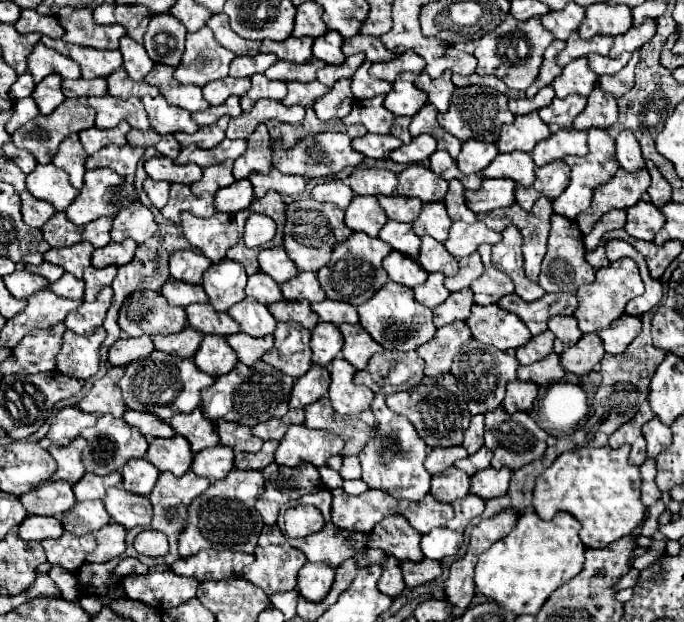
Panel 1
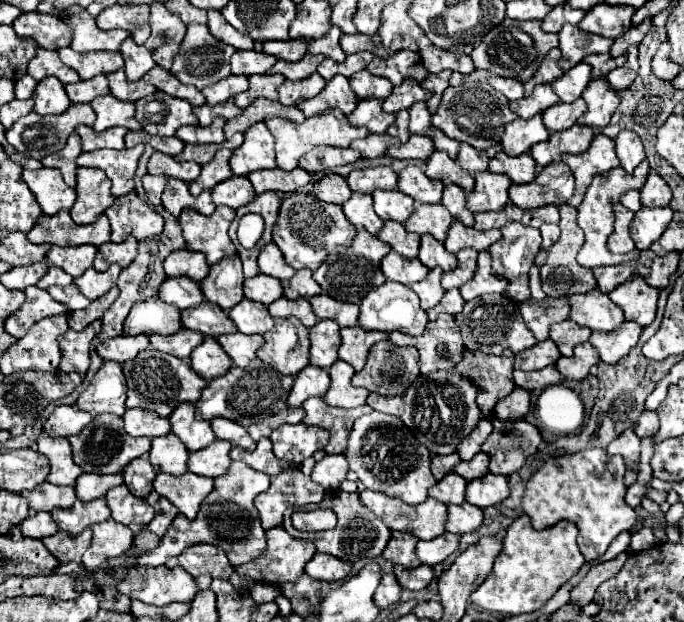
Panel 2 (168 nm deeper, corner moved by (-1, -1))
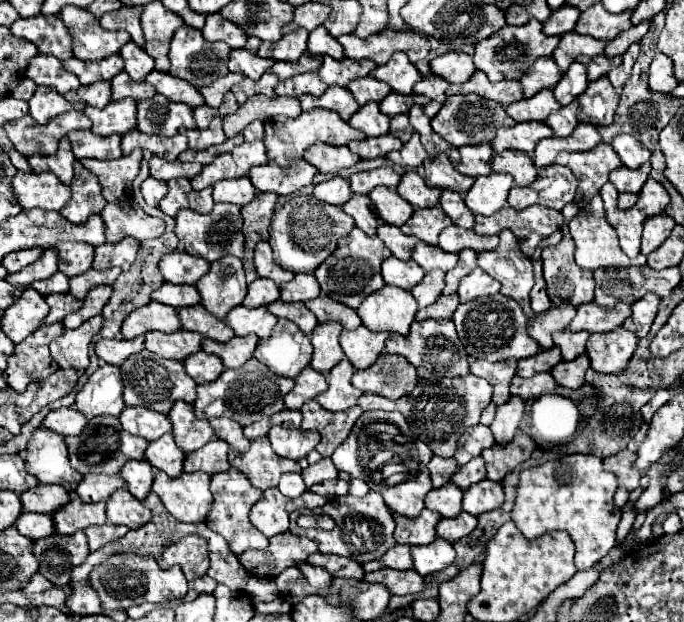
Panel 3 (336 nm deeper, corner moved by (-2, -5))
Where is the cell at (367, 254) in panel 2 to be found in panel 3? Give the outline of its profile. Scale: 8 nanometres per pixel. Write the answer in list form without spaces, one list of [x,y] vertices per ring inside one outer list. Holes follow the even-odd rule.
[[[353,228],[349,236],[343,238],[343,244],[339,244],[339,248],[315,270],[315,278],[323,294],[349,308],[357,308],[369,294],[385,286],[381,276],[381,262],[389,256],[391,252],[387,252],[385,244],[377,236],[369,238],[363,230]]]

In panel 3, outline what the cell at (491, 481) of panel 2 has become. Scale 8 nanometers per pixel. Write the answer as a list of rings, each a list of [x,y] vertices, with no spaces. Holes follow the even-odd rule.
[[[481,480],[465,490],[463,510],[473,516],[479,516],[483,512],[491,512],[491,510],[501,508],[503,500],[505,500],[505,494],[503,494],[503,488],[499,482]]]

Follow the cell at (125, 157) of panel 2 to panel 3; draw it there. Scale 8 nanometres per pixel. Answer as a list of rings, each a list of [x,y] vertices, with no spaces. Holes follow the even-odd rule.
[[[135,148],[129,156],[121,156],[117,160],[97,160],[97,158],[83,158],[79,160],[87,170],[91,170],[103,188],[103,198],[107,202],[117,202],[123,196],[131,194],[131,182],[139,174],[139,162],[143,152]]]

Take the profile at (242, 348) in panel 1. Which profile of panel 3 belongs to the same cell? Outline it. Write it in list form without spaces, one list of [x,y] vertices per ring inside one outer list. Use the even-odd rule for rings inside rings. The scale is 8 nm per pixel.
[[[249,334],[245,338],[231,338],[229,342],[215,342],[215,340],[203,340],[201,350],[207,354],[215,354],[223,360],[225,368],[239,368],[243,366],[249,358],[253,358],[255,346],[257,346],[259,338],[255,334]]]

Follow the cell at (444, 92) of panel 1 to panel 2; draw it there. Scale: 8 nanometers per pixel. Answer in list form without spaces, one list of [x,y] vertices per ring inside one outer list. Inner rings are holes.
[[[444,70],[444,72],[438,72],[438,74],[428,74],[428,78],[424,78],[420,84],[422,88],[426,88],[428,92],[432,92],[432,98],[426,102],[428,104],[428,110],[434,114],[438,104],[440,104],[440,98],[442,98],[442,92],[448,88],[448,80],[450,80],[450,70]]]

